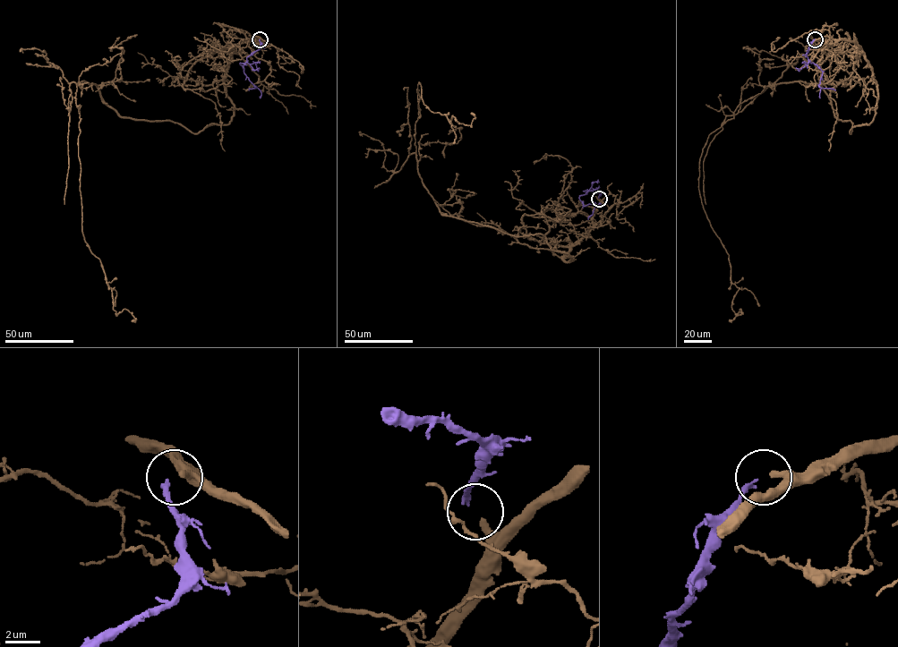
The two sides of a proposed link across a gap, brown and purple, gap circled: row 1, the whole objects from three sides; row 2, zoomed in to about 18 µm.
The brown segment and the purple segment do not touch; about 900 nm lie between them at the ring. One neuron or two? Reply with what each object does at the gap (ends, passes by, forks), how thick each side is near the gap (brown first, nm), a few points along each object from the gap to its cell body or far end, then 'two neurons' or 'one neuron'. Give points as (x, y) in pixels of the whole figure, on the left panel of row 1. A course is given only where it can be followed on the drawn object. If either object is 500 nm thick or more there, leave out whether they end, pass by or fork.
brown ends there; purple ends there; 360 nm thick on the brown side, 240 nm on the other; brown runs (260, 38), (232, 49), (232, 121), (198, 133), (121, 116), (77, 84), (81, 232), (132, 321); purple runs (260, 39), (260, 47), (248, 56), (245, 63), (240, 63), (243, 73), (256, 87), (249, 90); one neuron

